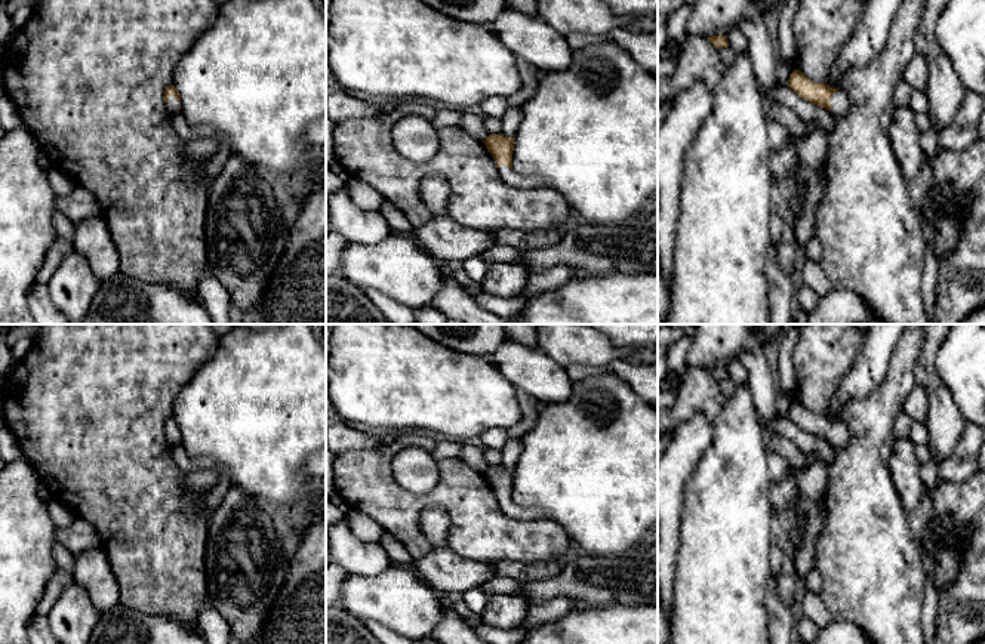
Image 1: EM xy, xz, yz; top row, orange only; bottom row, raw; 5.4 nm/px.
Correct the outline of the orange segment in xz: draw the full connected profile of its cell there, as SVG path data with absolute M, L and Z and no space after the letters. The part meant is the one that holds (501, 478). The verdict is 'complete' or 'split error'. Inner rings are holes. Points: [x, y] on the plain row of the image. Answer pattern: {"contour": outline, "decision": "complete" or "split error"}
{"contour": "M502 465L489 466L483 474L487 483L492 486L496 499L502 496L512 500L512 483L515 469L507 469Z", "decision": "complete"}

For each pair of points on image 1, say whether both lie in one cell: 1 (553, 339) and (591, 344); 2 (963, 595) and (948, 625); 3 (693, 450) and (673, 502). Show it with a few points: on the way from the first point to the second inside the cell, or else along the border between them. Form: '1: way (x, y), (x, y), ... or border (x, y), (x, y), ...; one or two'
1: way (562, 339), (571, 344), (582, 344); one
2: way (963, 603), (963, 610), (956, 618); one
3: way (680, 464), (673, 471), (673, 489); one

